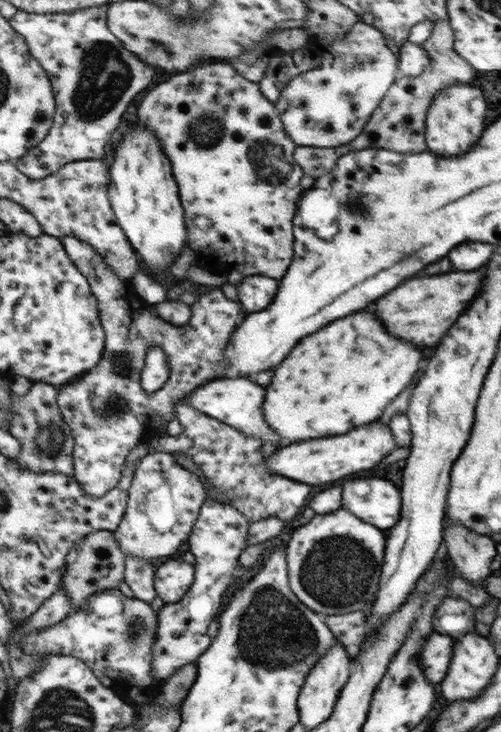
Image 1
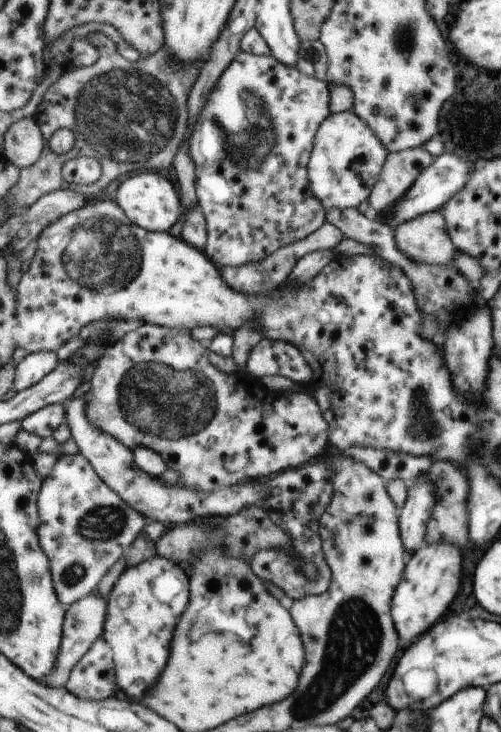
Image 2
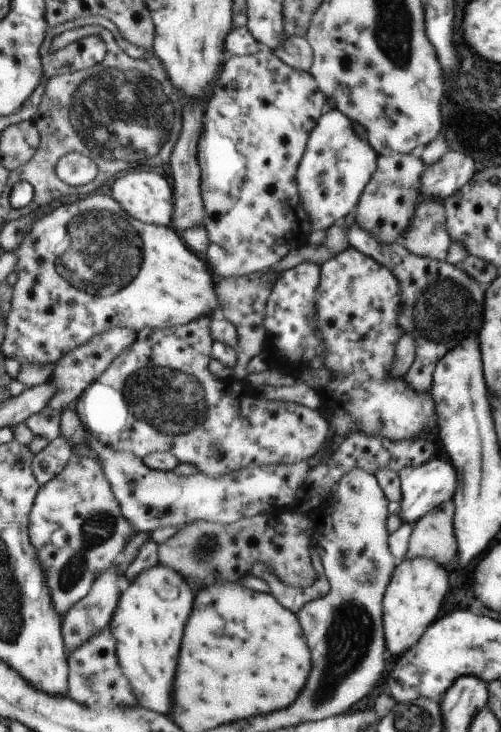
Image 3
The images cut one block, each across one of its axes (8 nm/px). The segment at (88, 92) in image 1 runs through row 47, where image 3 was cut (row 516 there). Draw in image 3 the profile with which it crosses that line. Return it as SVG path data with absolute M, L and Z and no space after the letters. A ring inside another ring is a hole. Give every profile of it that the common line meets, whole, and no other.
M74 454L59 476L42 485L31 514L29 534L37 558L45 568L49 590L62 617L92 592L93 585L115 565L130 539L137 533L124 514L120 499L113 494L109 479L97 459ZM55 532L67 532L67 546L55 547Z

